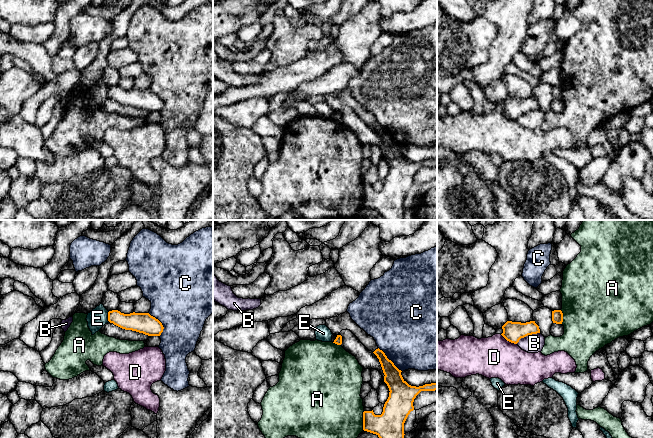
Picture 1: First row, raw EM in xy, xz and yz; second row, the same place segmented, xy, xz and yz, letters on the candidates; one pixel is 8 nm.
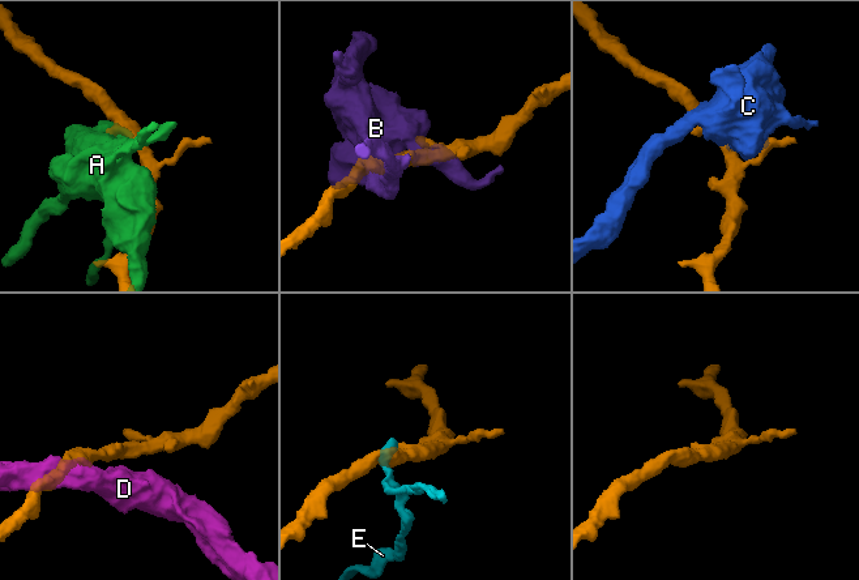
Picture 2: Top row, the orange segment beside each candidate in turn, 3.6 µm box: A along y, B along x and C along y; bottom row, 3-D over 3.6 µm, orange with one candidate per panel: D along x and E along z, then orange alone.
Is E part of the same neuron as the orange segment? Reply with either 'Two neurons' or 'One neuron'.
Two neurons

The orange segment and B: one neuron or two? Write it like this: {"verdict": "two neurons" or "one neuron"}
{"verdict": "two neurons"}

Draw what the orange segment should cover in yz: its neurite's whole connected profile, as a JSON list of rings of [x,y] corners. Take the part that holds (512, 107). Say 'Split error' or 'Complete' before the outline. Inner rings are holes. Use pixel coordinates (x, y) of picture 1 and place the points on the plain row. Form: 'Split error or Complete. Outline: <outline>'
Complete. Outline: [[[507,97],[503,102],[501,110],[507,117],[517,120],[521,114],[528,111],[540,109],[539,102],[535,97],[526,99]]]

